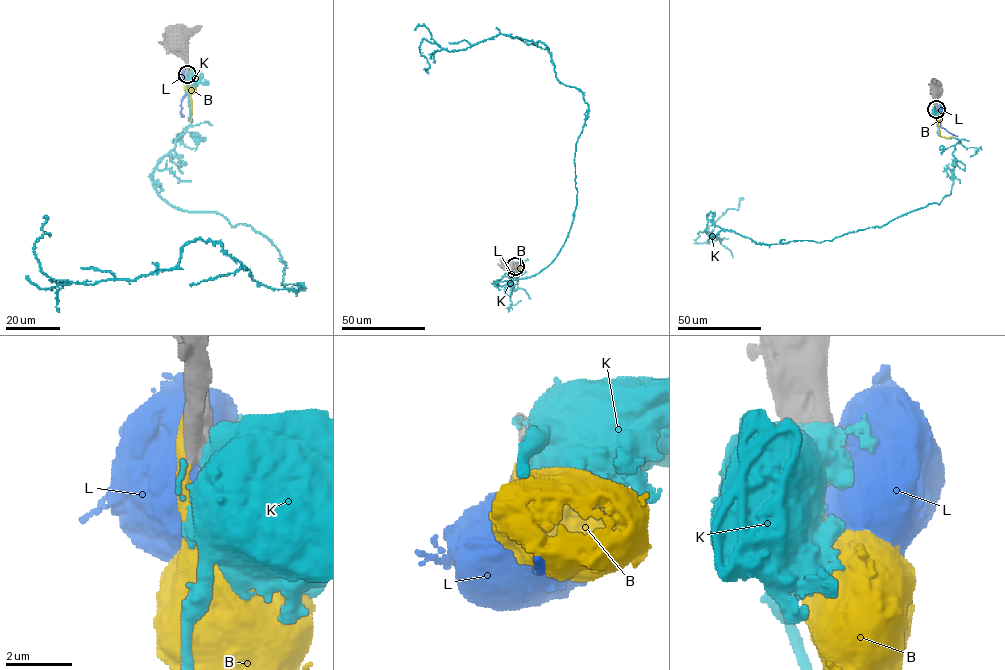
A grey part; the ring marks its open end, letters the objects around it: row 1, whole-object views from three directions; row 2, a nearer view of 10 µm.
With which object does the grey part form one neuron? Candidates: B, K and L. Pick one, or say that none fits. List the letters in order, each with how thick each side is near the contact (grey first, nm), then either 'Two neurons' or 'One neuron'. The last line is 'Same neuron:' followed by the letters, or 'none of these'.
B: Thickness 1050 nm (grey) against 550 nm. Two neurons
K: Thickness 950 nm (grey) against 800 nm. Two neurons
L: Thickness 850 nm (grey) against 1050 nm. Two neurons
Same neuron: none of these

